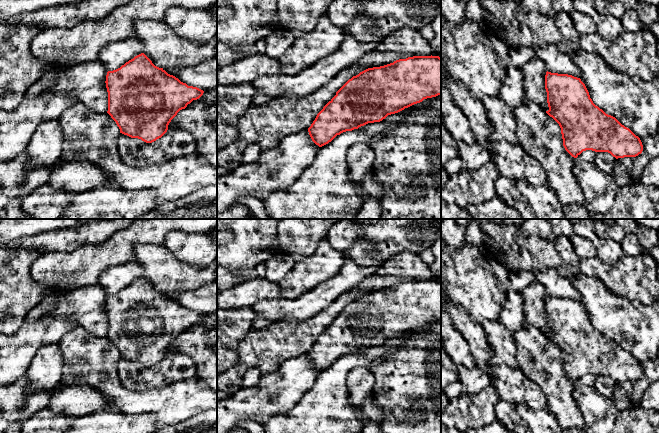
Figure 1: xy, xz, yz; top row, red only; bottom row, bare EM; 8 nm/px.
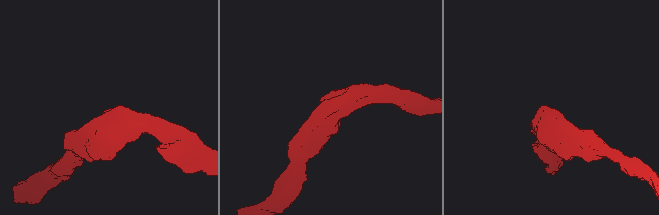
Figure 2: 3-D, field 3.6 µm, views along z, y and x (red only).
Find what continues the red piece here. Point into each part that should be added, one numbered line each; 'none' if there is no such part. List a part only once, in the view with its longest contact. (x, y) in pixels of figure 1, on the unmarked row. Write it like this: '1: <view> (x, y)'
none

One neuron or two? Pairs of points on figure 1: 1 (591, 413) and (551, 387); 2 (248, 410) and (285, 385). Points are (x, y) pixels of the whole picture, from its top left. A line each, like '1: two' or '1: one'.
1: two
2: one

